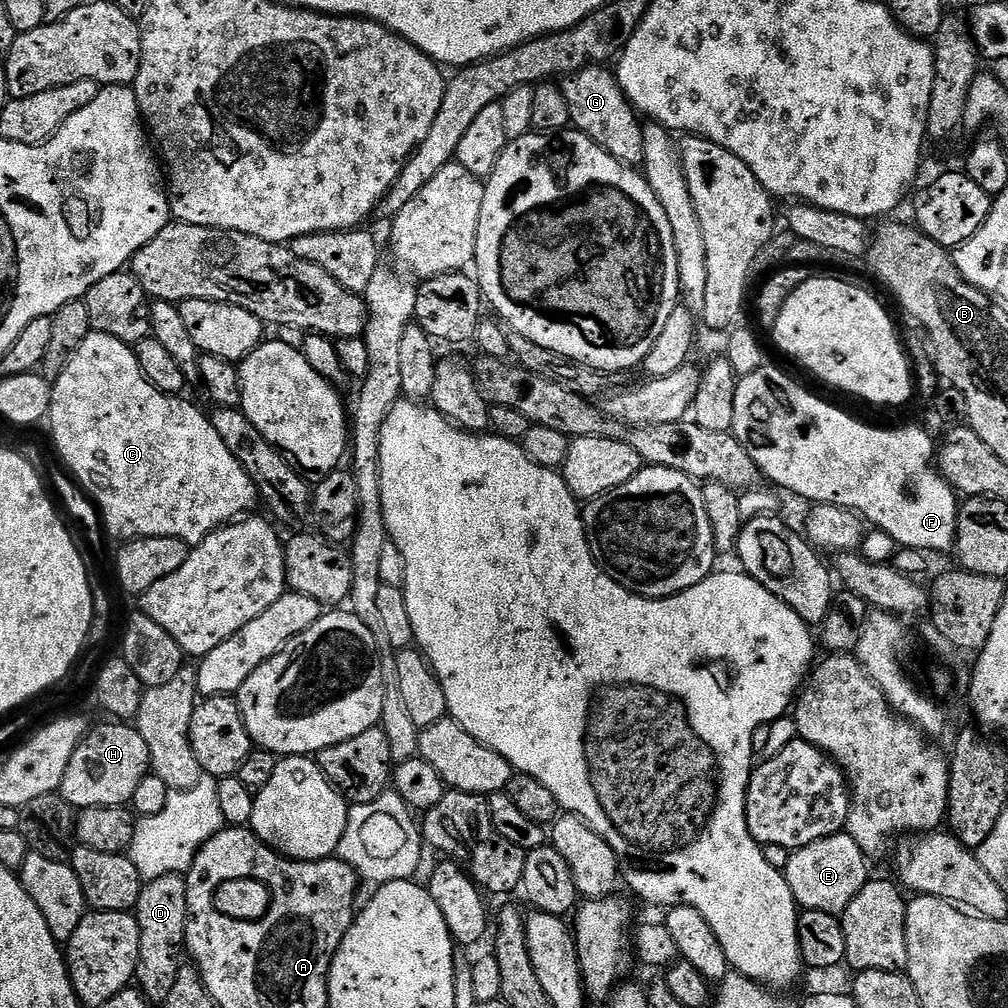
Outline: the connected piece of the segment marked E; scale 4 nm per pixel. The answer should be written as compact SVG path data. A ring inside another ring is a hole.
M837 834L810 842L810 846L805 848L795 849L782 871L801 909L840 916L846 906L854 902L858 890L862 890L862 886L869 881L868 860L869 857L852 836Z

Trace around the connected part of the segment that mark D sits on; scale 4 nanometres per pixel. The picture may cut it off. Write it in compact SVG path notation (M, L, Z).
M172 873L145 883L134 909L140 931L140 961L135 979L140 990L153 1005L163 1005L174 990L178 970L182 967L180 955L185 955L188 929L188 881L183 875Z

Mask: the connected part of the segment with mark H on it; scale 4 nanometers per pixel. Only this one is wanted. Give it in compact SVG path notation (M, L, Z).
M128 722L108 723L112 724L100 724L85 735L66 766L58 792L77 810L127 805L138 782L150 775L150 750L146 750L140 731Z

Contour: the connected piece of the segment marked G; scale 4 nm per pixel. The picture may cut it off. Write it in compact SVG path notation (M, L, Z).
M604 66L583 68L575 76L565 79L562 87L566 106L570 106L571 127L586 134L618 162L639 169L644 163L645 125L640 124L641 117L621 90L615 75Z

